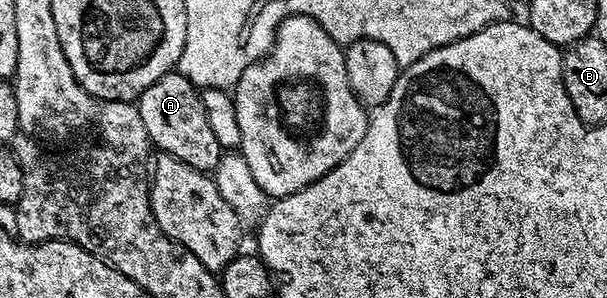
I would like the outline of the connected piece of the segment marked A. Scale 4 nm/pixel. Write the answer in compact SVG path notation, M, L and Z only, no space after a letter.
M172 72L161 76L161 80L145 88L145 92L139 95L137 105L141 112L141 120L145 120L145 132L149 132L152 147L158 148L162 153L171 154L197 170L214 171L217 160L225 151L217 144L217 136L213 136L213 131L209 129L209 119L205 117L200 91L184 74Z

